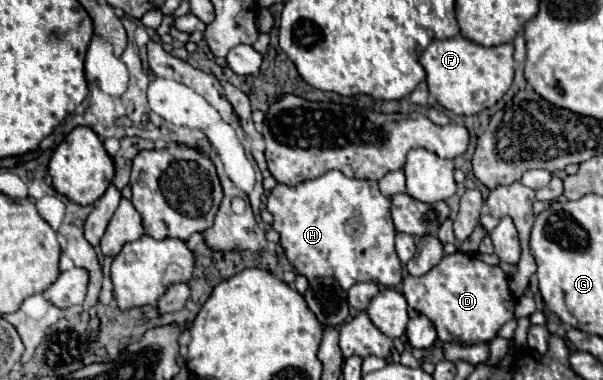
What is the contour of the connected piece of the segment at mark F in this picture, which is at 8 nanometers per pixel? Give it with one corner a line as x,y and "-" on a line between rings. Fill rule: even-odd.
463,36
433,40
429,48
419,58
421,66
427,72
429,94
449,112
471,116
479,114
485,108
497,104
513,82
513,44
499,46
479,46

